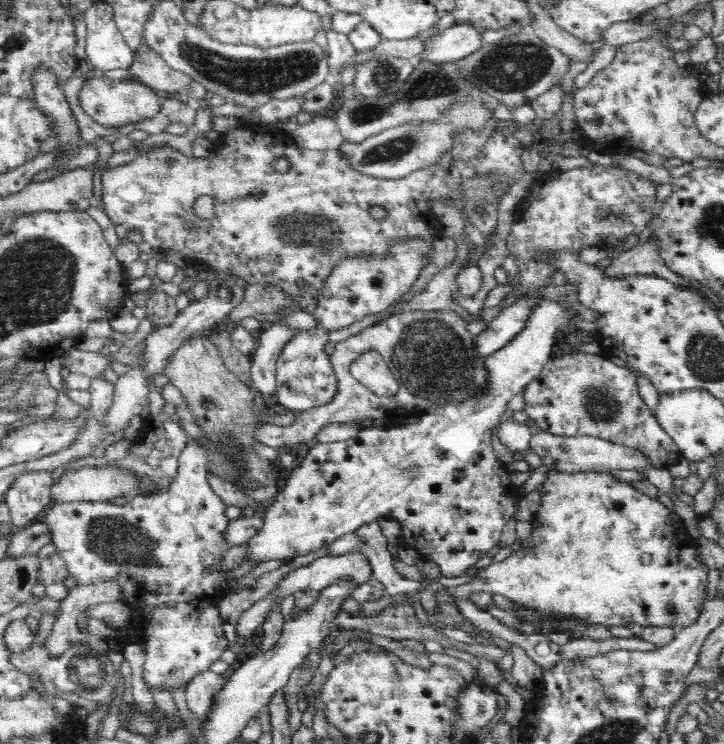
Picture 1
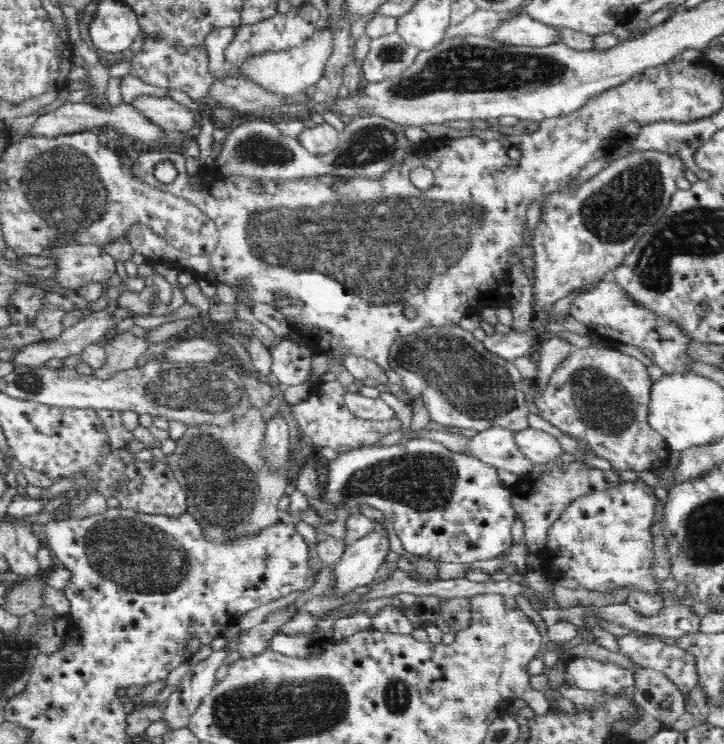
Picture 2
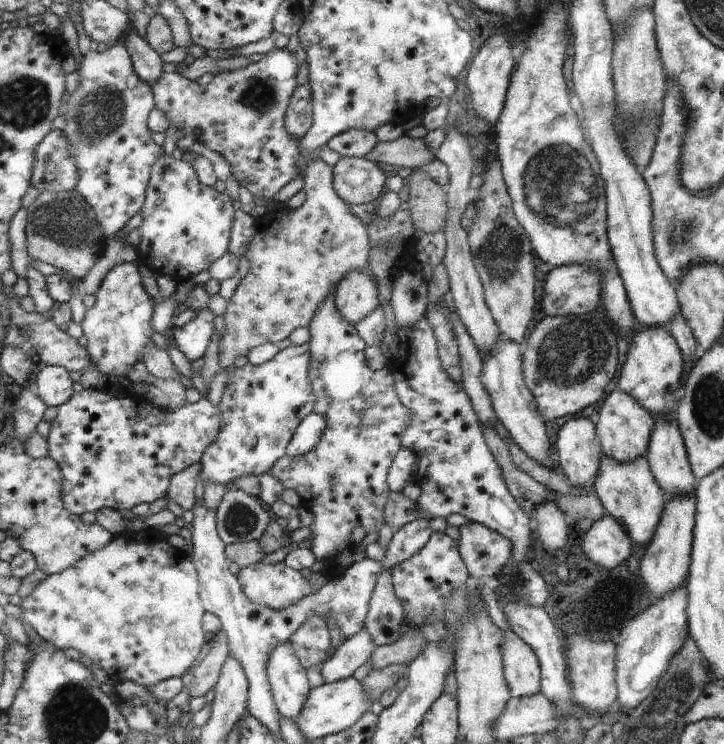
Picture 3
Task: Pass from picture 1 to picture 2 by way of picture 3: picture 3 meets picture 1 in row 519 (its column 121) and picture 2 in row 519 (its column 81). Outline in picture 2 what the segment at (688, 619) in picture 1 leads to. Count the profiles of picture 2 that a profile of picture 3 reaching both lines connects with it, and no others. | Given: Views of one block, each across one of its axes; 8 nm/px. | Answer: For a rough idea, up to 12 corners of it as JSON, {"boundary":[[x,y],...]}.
{"boundary":[[576,497],[536,553],[554,583],[652,592],[657,498]]}

